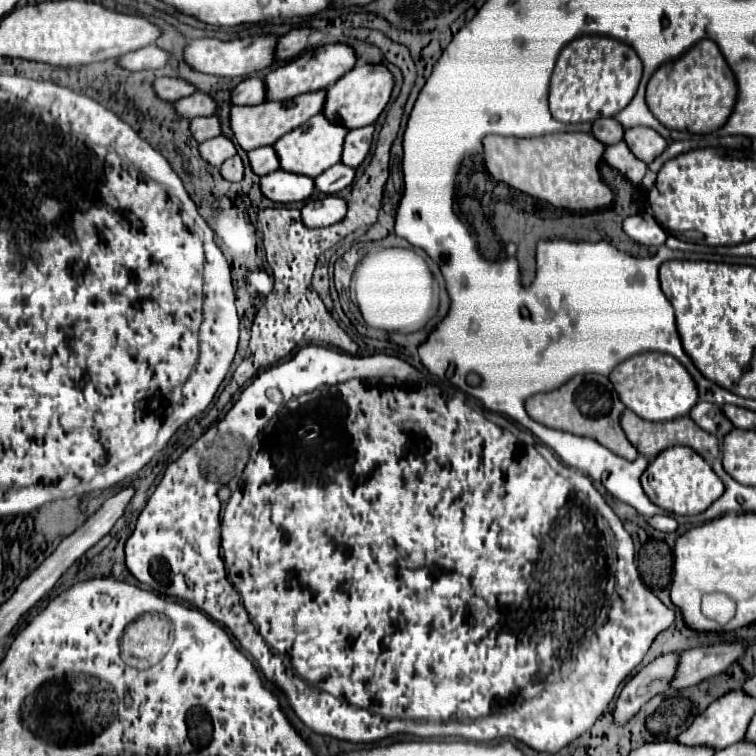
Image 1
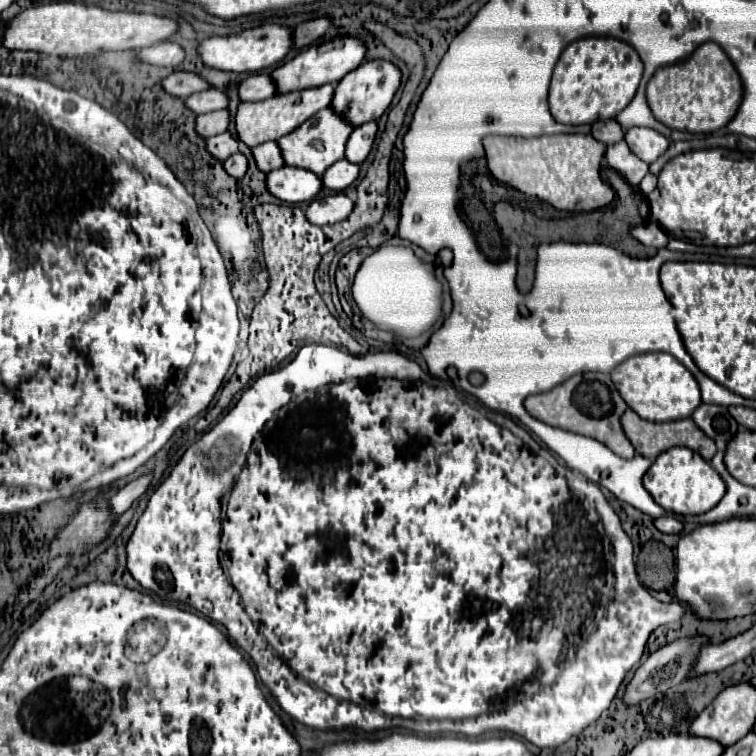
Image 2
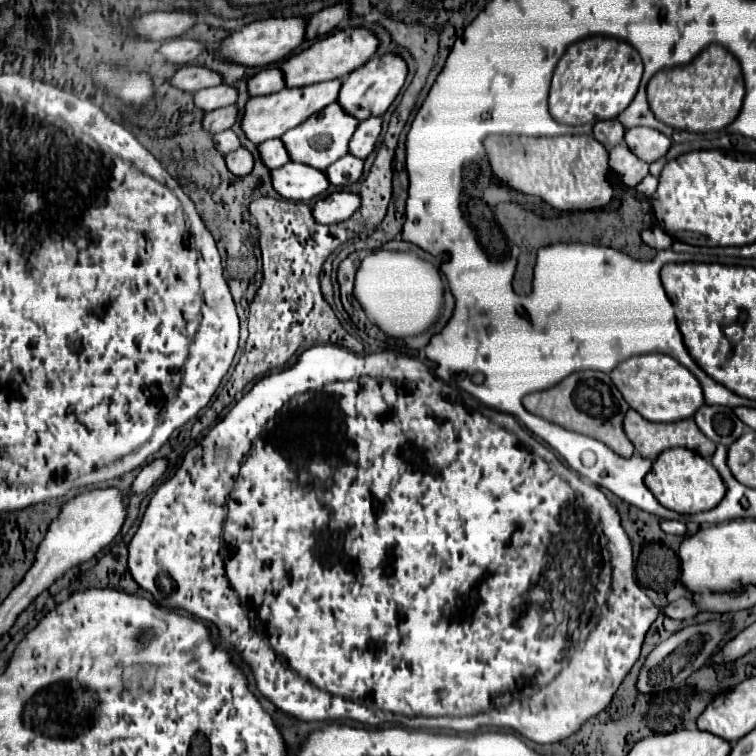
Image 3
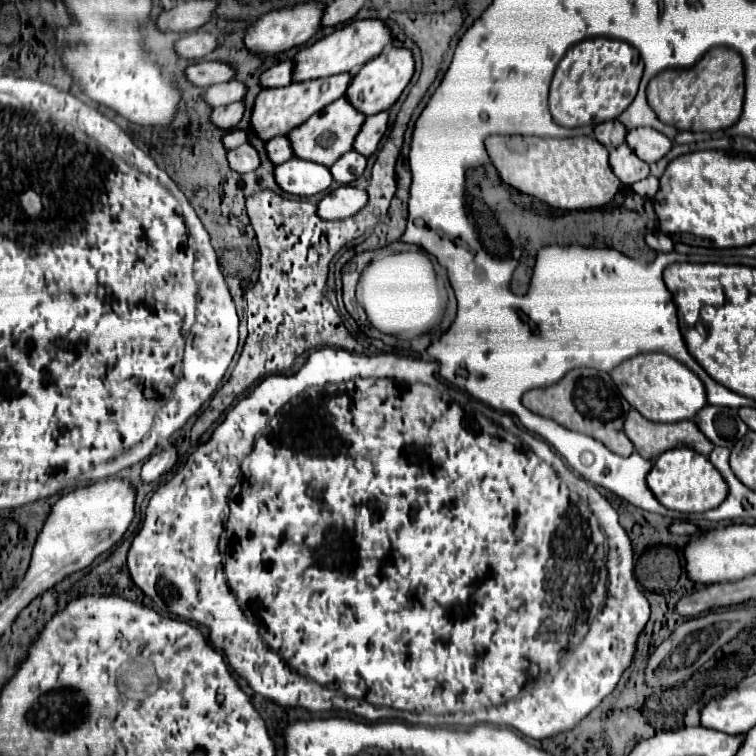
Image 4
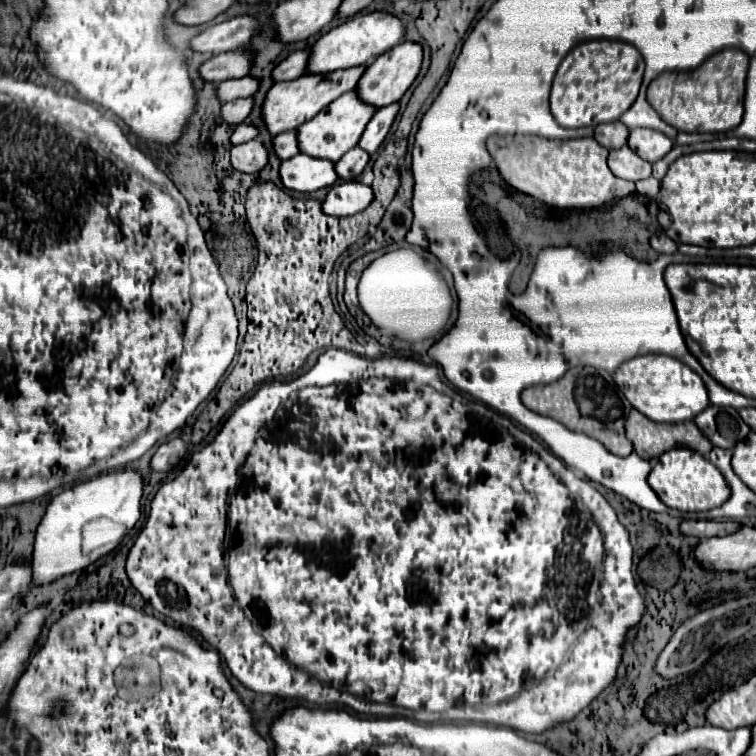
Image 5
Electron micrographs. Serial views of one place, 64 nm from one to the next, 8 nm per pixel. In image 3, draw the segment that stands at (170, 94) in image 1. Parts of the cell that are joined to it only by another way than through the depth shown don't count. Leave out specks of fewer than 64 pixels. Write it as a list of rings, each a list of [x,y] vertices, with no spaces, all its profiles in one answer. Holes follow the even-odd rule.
[[[182,66],[176,70],[176,74],[170,78],[170,84],[182,92],[196,92],[202,88],[212,88],[222,84],[222,78],[204,68],[204,66]]]

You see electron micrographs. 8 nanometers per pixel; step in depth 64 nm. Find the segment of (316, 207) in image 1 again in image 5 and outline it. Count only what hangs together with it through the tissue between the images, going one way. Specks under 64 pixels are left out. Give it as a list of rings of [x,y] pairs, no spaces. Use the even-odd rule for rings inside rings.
[[[342,182],[334,184],[328,190],[326,200],[322,202],[322,212],[328,216],[352,216],[364,210],[372,202],[374,194],[370,186],[364,186],[360,182]]]

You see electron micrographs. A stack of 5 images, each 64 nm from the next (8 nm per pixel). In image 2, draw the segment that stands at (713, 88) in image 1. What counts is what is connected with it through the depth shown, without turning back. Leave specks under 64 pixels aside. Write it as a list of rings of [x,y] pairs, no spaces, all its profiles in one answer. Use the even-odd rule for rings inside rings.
[[[704,42],[684,62],[658,68],[648,82],[646,98],[654,118],[668,128],[714,132],[734,118],[742,100],[742,82],[724,50],[714,42]]]

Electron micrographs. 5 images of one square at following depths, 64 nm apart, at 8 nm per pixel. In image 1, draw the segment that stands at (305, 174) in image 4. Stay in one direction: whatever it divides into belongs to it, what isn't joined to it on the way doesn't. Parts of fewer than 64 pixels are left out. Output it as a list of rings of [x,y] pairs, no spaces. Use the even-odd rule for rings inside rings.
[[[276,170],[260,178],[260,190],[272,202],[280,202],[280,204],[302,202],[312,196],[314,180],[302,174]]]

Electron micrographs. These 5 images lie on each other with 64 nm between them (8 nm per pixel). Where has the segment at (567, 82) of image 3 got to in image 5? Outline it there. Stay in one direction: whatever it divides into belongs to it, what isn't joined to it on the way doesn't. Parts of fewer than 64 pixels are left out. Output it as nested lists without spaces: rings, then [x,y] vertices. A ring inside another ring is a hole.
[[[588,40],[574,46],[558,66],[554,76],[550,110],[556,122],[564,128],[598,126],[618,120],[636,100],[644,74],[640,52],[618,40]]]

